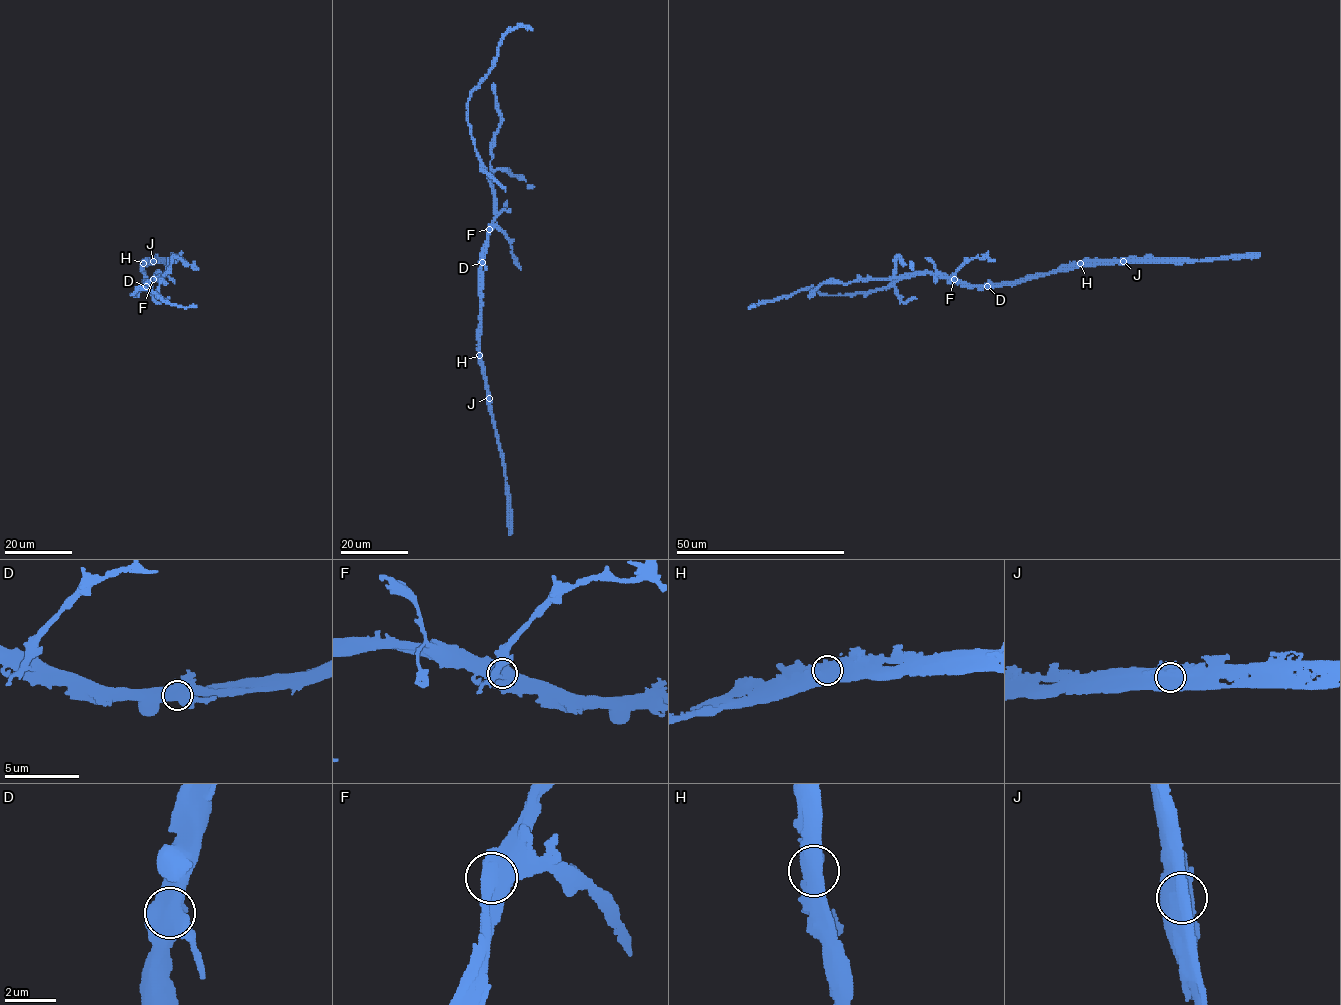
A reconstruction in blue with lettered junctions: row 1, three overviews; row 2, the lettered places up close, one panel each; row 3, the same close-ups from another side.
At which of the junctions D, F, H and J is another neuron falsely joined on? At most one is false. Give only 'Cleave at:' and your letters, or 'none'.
Cleave at: H

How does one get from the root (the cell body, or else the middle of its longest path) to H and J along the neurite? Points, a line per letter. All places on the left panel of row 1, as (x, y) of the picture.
H: (147, 285), (143, 263)
J: (147, 285), (144, 267), (153, 261)

